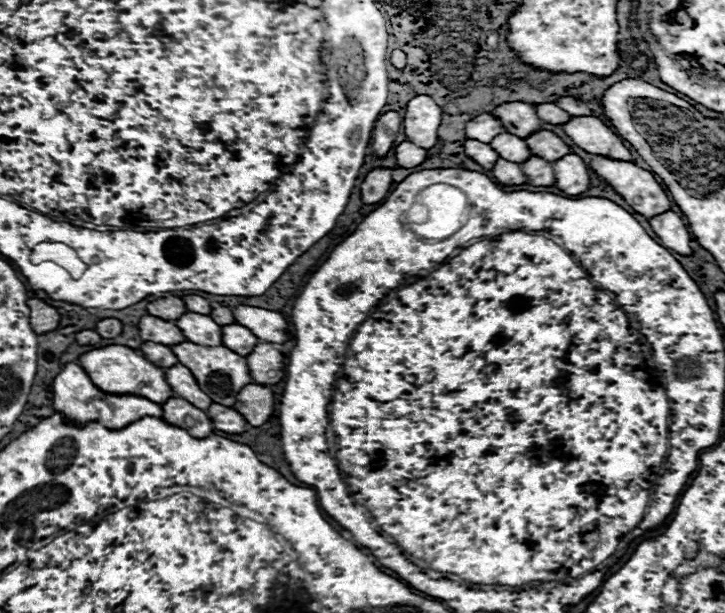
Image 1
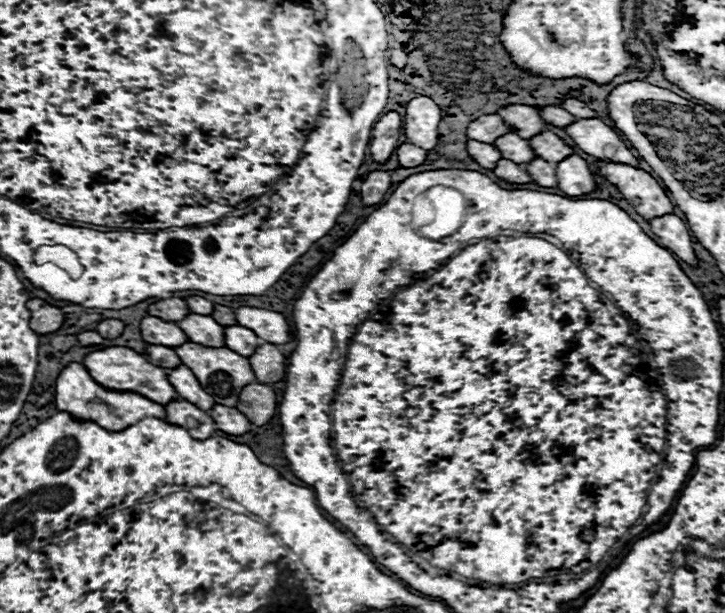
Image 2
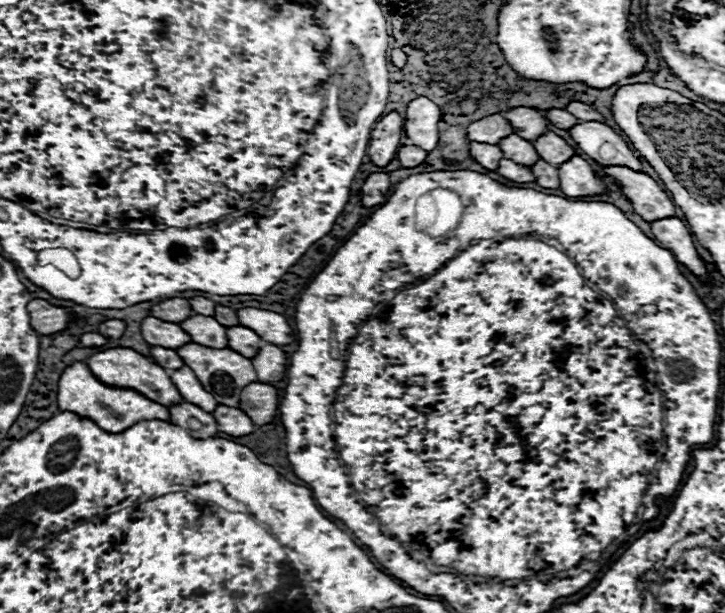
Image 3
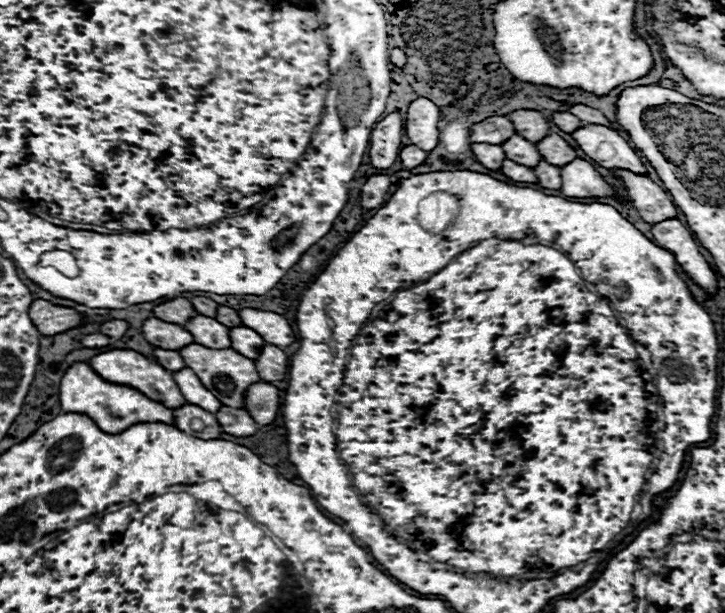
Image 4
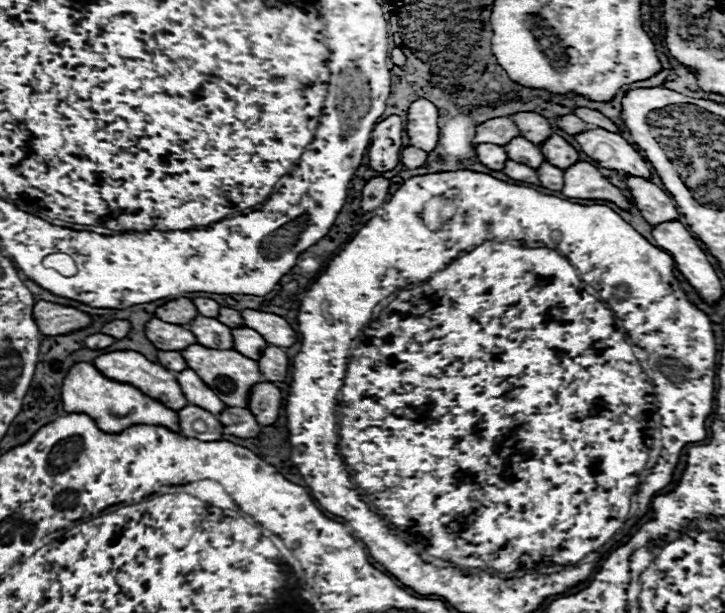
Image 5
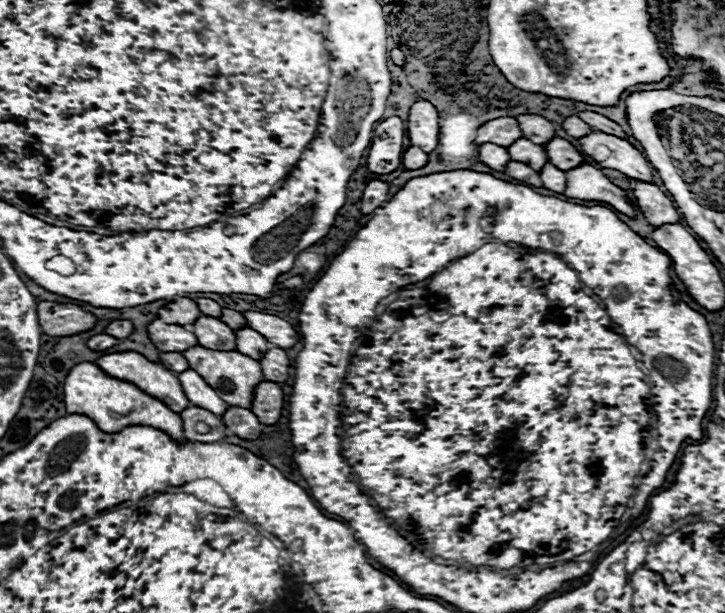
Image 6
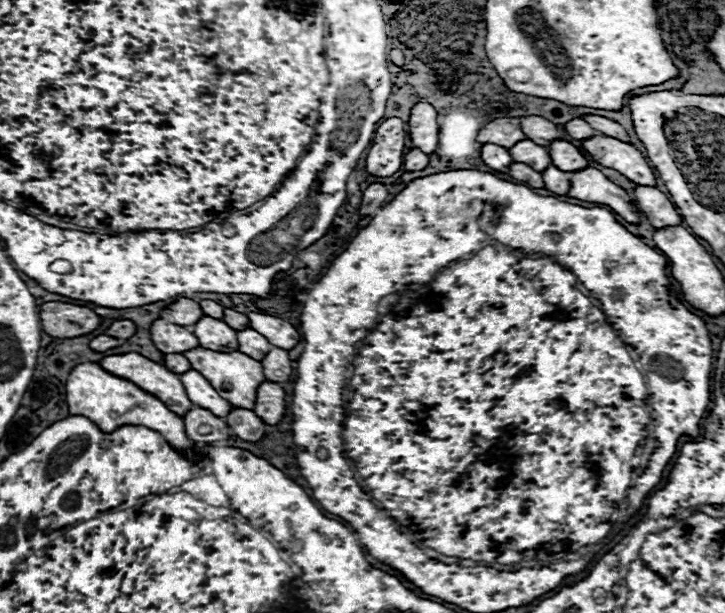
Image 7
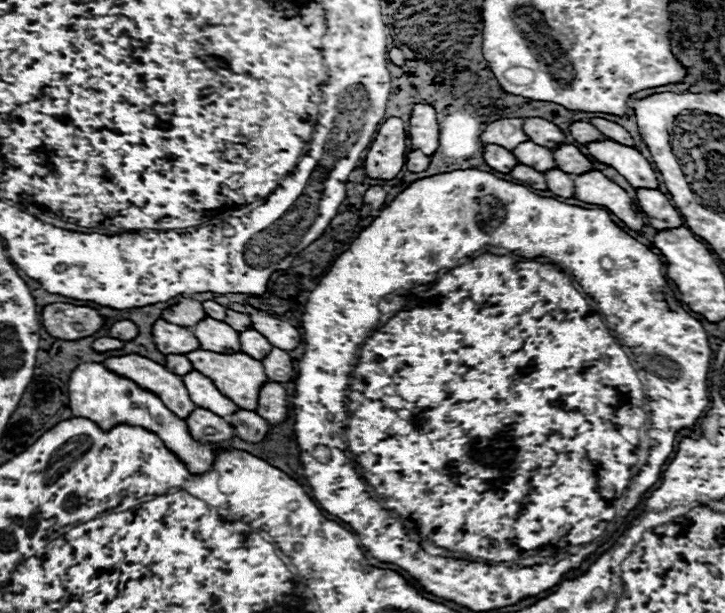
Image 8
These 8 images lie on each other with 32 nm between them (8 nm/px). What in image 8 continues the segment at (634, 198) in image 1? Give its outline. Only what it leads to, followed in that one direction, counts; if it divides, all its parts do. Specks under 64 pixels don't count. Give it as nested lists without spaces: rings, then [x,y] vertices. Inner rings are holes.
[[[640,188],[636,190],[636,198],[638,198],[638,208],[642,208],[642,212],[648,218],[648,224],[654,230],[668,230],[668,228],[684,226],[682,216],[660,190]]]

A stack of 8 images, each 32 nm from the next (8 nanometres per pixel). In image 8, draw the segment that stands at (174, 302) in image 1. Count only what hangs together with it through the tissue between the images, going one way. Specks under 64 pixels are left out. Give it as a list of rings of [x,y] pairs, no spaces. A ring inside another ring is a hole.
[[[180,300],[178,304],[174,304],[166,312],[162,312],[162,320],[184,326],[184,328],[196,326],[204,318],[206,318],[206,312],[204,312],[202,304],[196,300]]]

